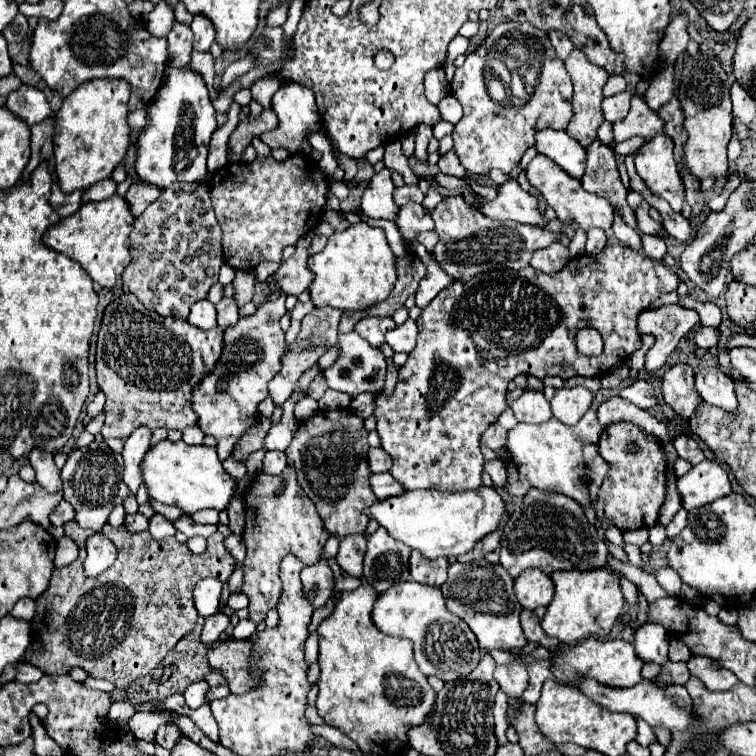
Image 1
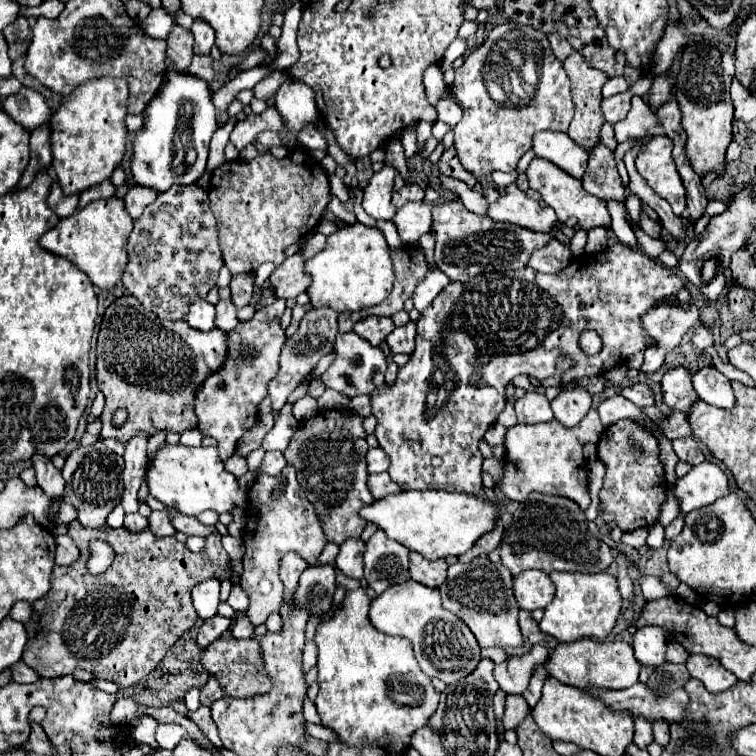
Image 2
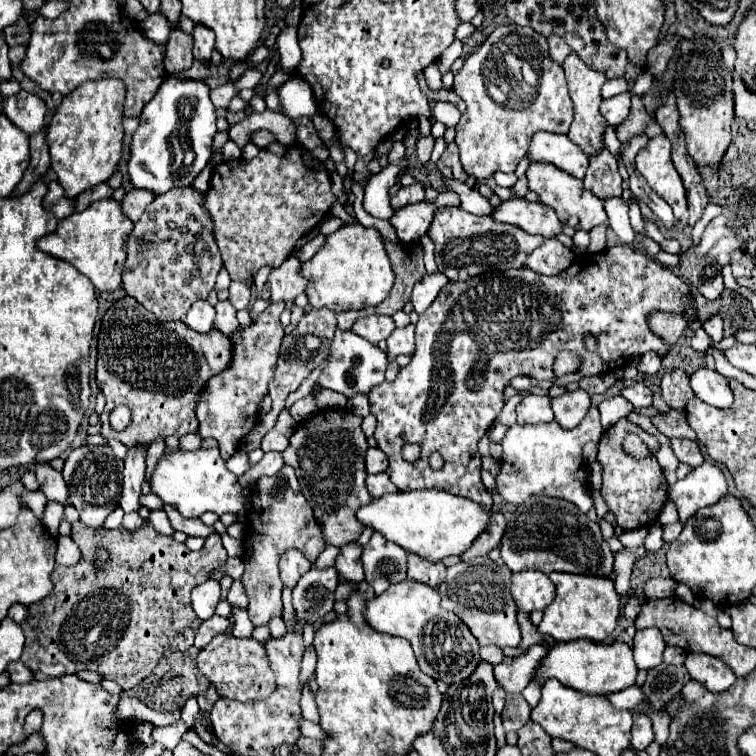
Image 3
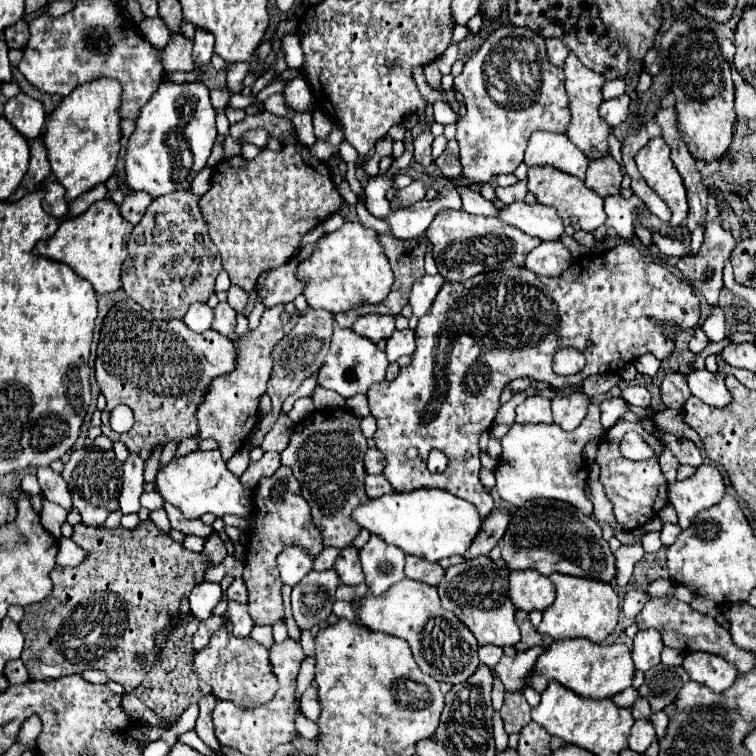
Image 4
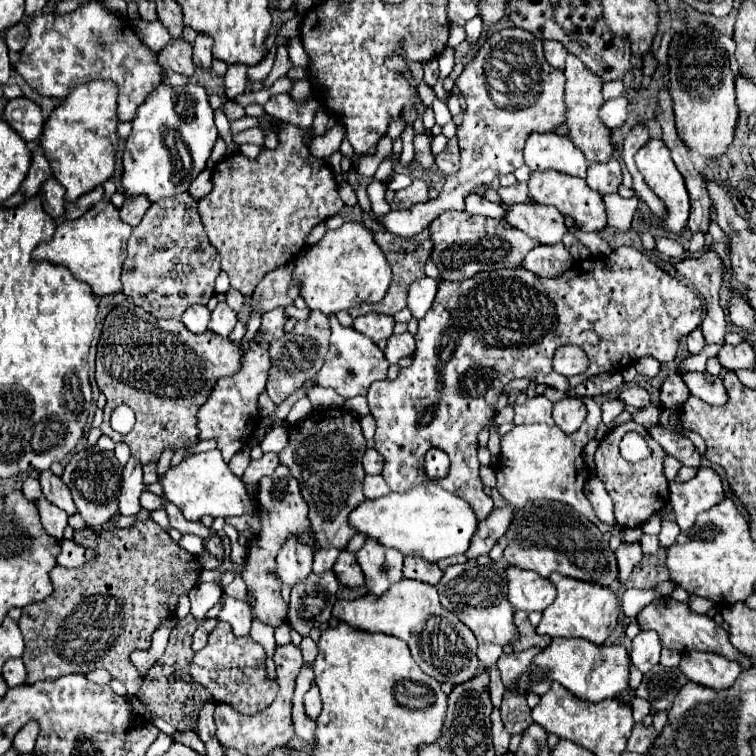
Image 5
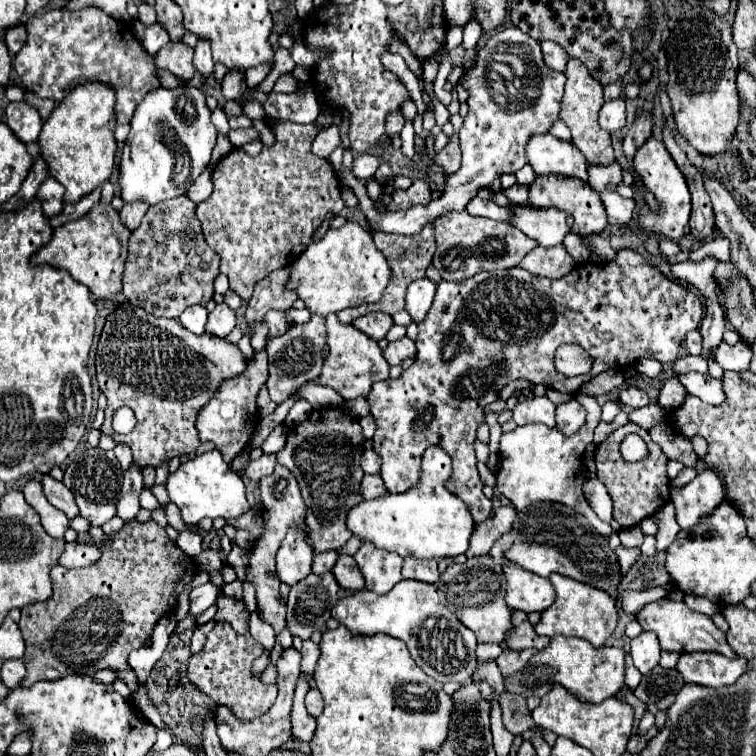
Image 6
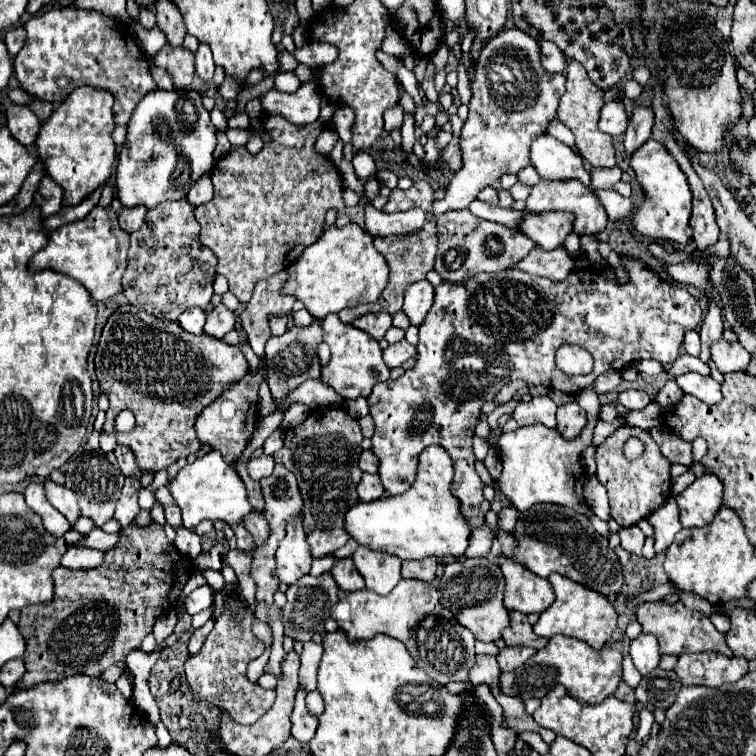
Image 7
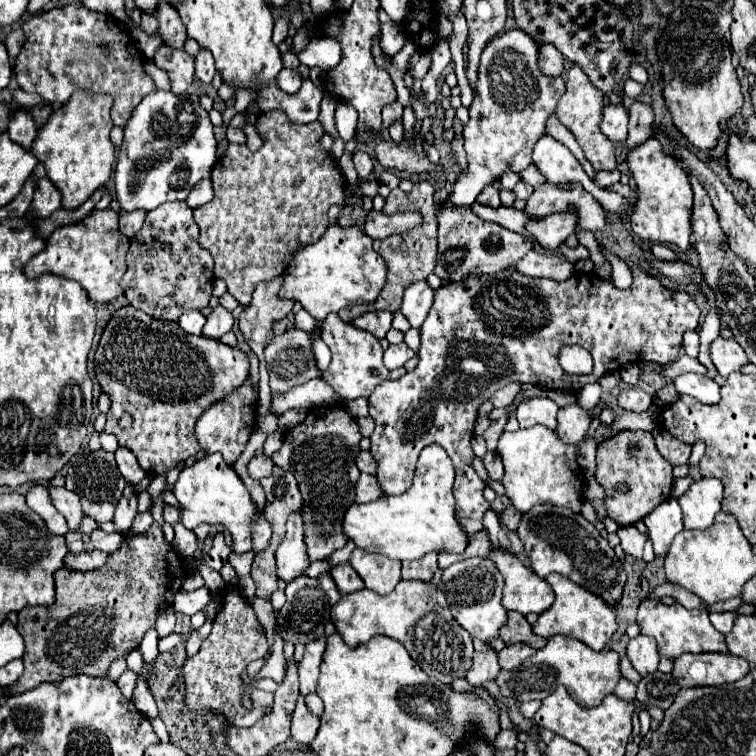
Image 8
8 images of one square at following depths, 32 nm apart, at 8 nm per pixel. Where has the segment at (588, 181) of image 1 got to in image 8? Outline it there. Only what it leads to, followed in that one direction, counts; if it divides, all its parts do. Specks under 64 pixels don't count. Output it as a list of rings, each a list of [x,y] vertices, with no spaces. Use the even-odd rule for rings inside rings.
[[[598,170],[596,172],[596,178],[594,178],[594,184],[600,186],[600,188],[608,188],[612,184],[616,184],[620,180],[620,170]]]

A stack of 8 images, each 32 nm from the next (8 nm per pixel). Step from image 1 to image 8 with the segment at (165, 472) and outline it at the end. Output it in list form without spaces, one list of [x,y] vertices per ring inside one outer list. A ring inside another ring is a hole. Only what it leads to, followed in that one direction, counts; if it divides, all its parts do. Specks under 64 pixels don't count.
[[[220,452],[206,454],[202,460],[196,460],[192,466],[184,466],[172,492],[180,502],[182,524],[186,528],[196,528],[200,522],[222,524],[232,534],[236,552],[252,550],[250,524],[252,524],[252,516],[256,514],[256,506],[252,504],[250,494],[244,488],[242,480],[234,472],[234,468],[222,460]]]

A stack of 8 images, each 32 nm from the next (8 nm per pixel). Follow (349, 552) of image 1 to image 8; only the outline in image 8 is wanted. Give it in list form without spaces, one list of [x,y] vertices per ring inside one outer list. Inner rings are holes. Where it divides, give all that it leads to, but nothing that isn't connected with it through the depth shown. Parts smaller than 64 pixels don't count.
[[[344,562],[344,564],[338,564],[330,570],[338,590],[342,594],[350,594],[350,592],[356,592],[356,590],[362,590],[364,588],[364,582],[362,578],[356,574],[356,570],[350,566],[350,562]]]

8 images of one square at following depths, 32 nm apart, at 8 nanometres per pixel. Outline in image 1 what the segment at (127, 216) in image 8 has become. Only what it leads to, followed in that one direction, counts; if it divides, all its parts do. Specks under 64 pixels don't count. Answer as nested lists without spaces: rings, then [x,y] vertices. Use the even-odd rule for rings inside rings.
[[[138,180],[128,188],[126,200],[128,200],[130,208],[132,208],[132,214],[140,216],[148,208],[148,204],[152,204],[160,194],[162,194],[162,190],[158,186],[152,186],[148,182]]]

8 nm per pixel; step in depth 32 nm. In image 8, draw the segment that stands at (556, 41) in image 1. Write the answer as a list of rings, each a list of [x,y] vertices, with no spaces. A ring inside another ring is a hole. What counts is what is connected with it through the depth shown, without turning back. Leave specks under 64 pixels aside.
[[[554,44],[540,46],[540,70],[548,76],[564,74],[564,56]]]

